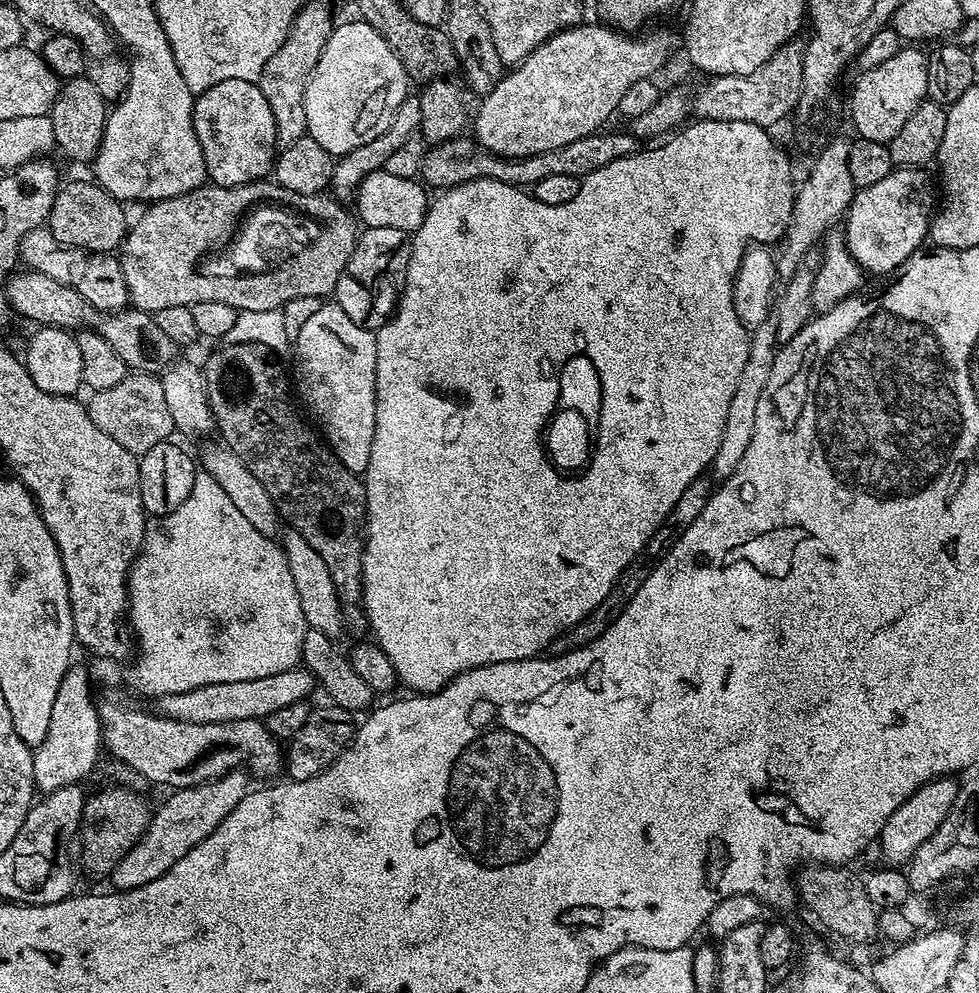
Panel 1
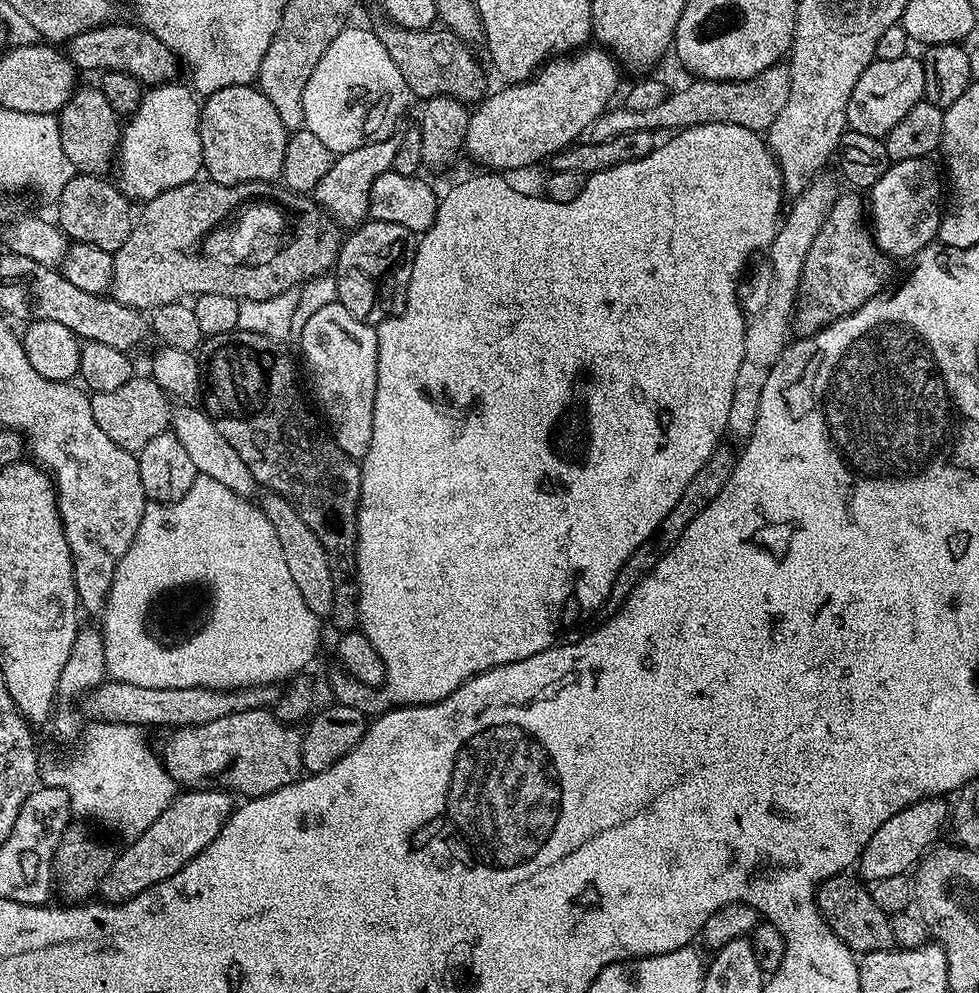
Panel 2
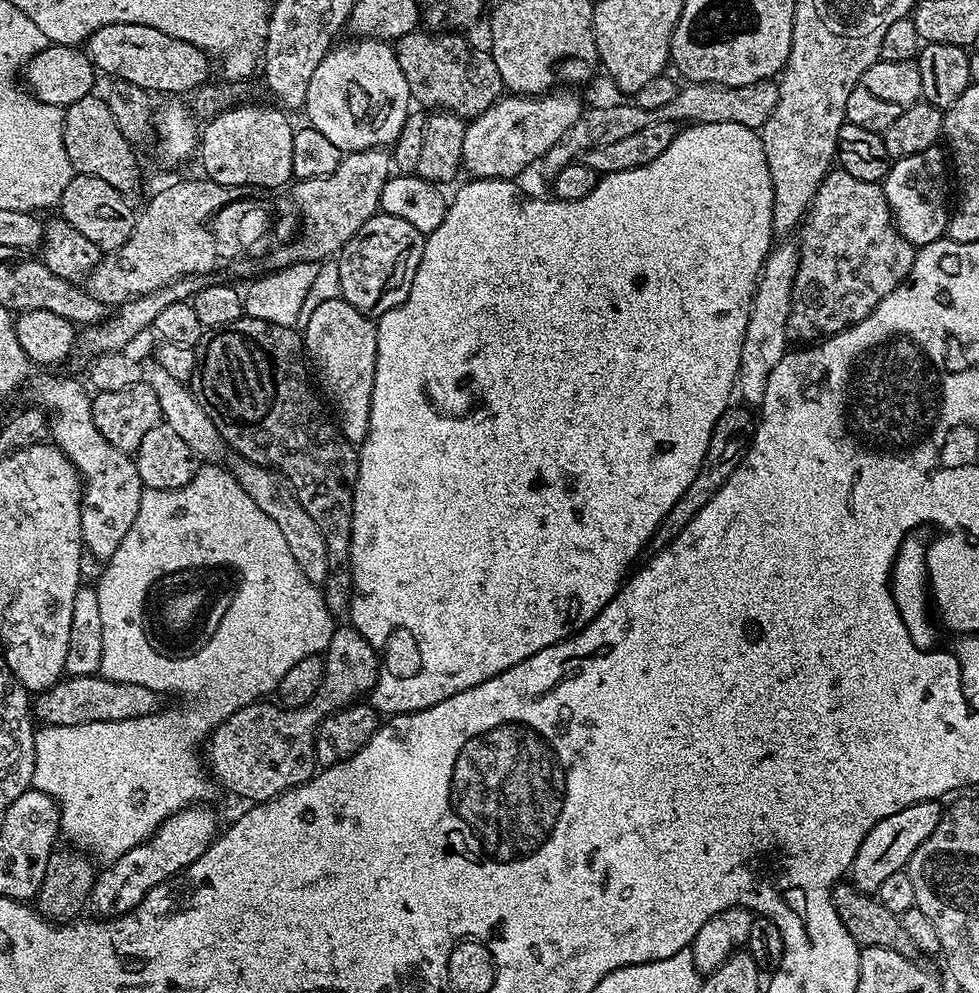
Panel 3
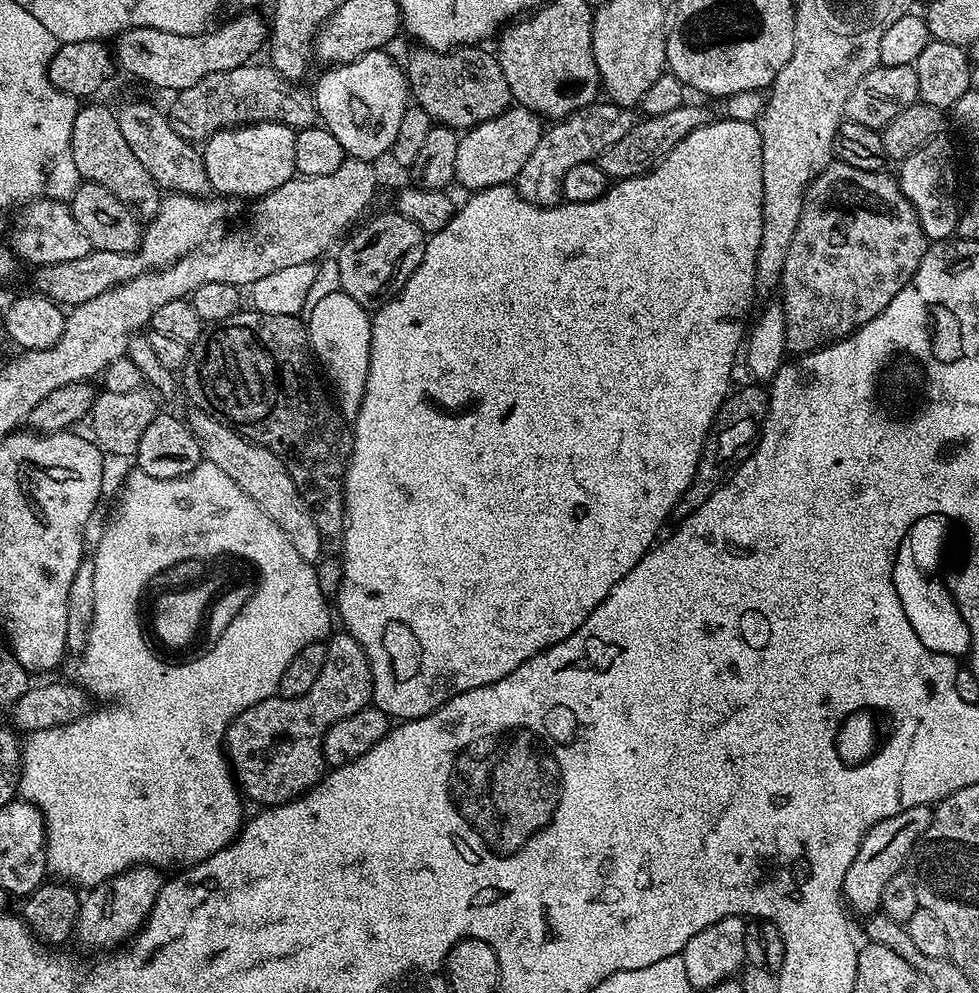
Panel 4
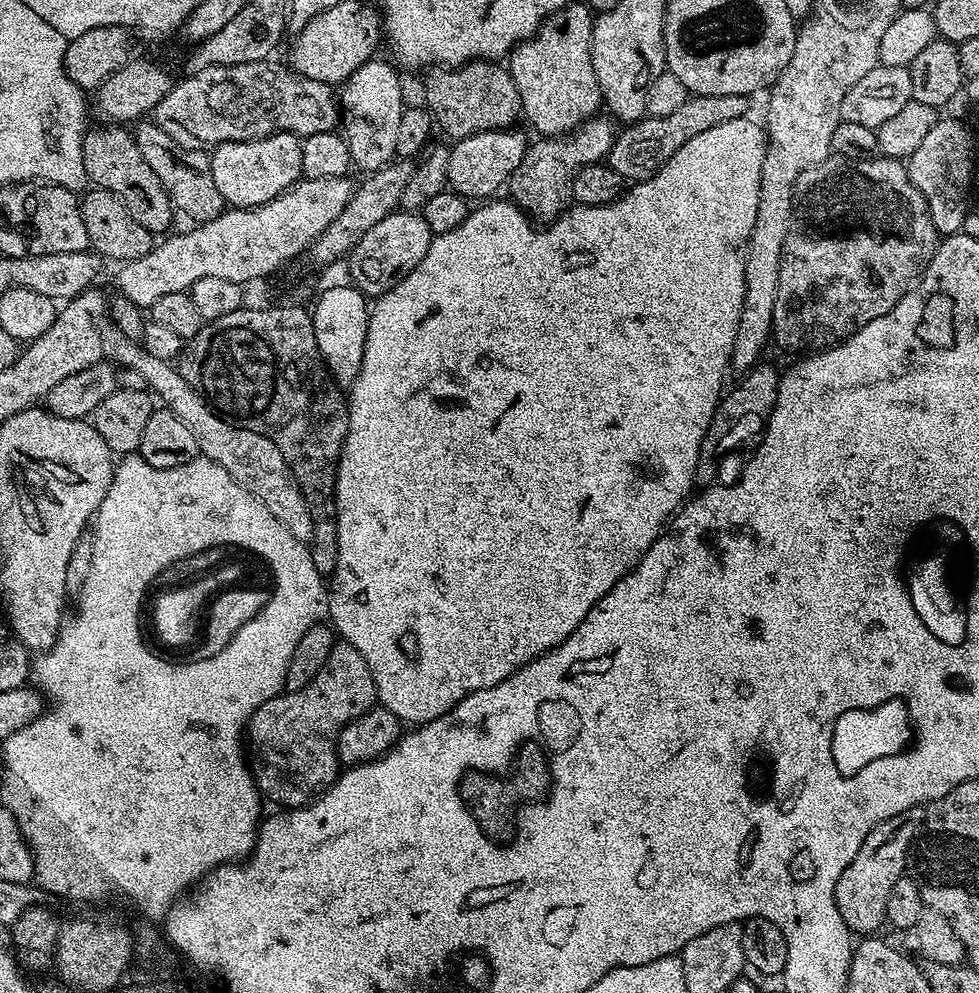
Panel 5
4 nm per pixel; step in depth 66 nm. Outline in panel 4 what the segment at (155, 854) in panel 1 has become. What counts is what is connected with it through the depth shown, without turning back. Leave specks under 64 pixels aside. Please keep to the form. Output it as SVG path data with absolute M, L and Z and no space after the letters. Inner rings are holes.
M137 866L127 868L114 878L87 889L80 902L75 939L80 939L88 948L108 948L104 950L127 945L128 941L144 927L164 881L161 869L155 866Z

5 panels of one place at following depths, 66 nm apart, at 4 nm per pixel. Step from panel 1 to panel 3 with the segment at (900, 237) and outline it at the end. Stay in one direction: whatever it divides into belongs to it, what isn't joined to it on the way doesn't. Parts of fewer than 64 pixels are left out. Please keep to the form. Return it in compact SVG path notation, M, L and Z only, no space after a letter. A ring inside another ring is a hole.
M934 146L922 154L912 154L908 158L893 161L891 170L882 181L887 202L892 210L893 223L902 236L916 248L943 239L947 233L951 211L946 210L946 154L941 150L941 147Z

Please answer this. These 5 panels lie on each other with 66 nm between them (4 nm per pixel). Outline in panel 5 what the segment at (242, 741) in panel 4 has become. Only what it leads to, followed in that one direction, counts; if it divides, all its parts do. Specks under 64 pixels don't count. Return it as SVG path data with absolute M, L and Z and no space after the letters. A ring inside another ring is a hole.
M336 642L330 650L330 658L326 658L326 666L314 674L314 682L310 682L310 686L302 686L302 690L284 692L262 702L246 725L246 748L250 753L252 779L260 789L261 797L265 801L285 804L283 807L291 810L309 803L329 788L342 771L340 759L336 757L336 735L345 724L371 710L377 700L374 678L370 674L370 666L366 666L366 658L362 658L352 644Z

